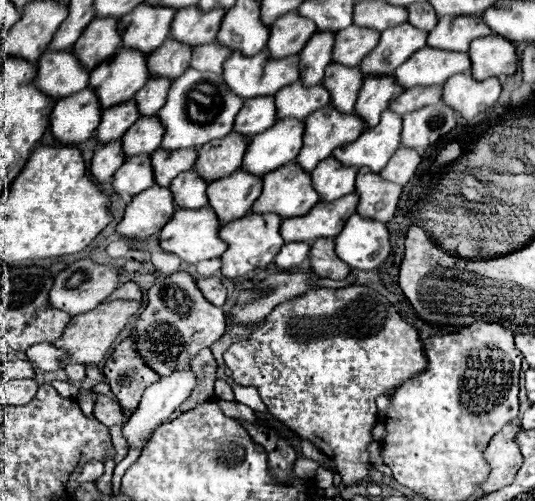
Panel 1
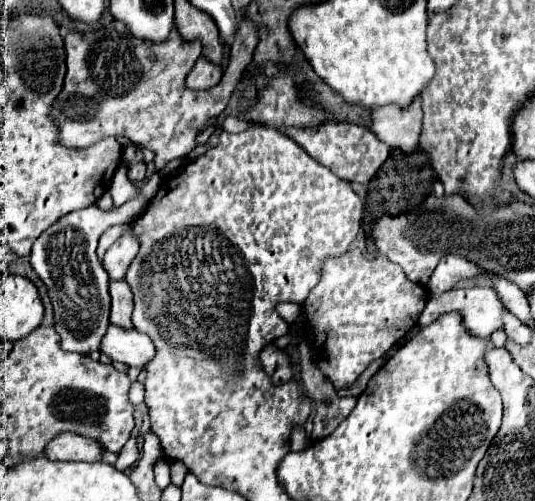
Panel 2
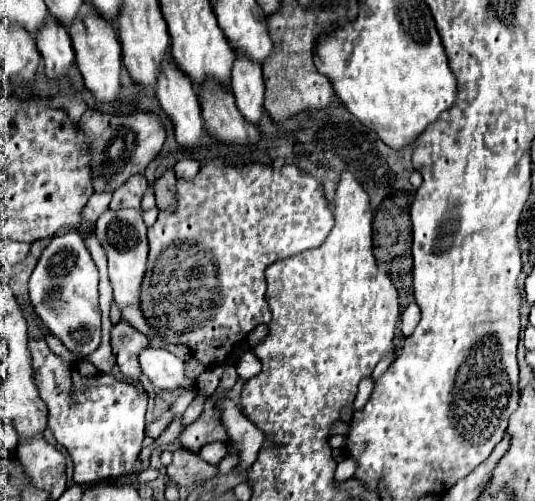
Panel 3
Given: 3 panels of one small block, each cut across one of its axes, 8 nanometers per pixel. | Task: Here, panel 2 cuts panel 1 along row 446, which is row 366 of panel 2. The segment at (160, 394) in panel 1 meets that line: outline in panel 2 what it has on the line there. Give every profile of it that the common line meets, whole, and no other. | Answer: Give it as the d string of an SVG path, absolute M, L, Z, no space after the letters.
M108 324L108 330L100 342L100 352L112 360L136 368L142 368L156 354L154 344L146 334L138 332L136 328L126 330L114 324Z

